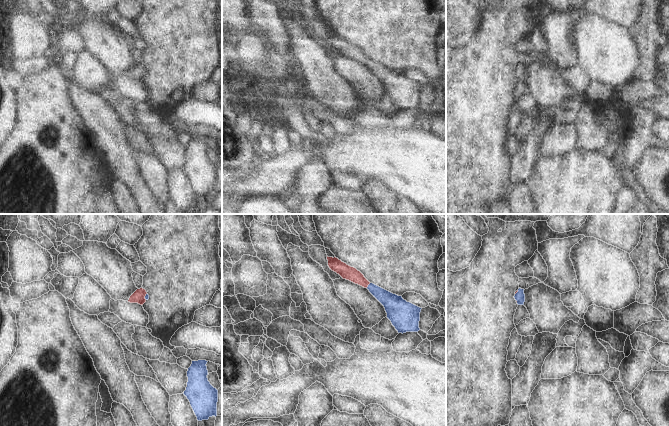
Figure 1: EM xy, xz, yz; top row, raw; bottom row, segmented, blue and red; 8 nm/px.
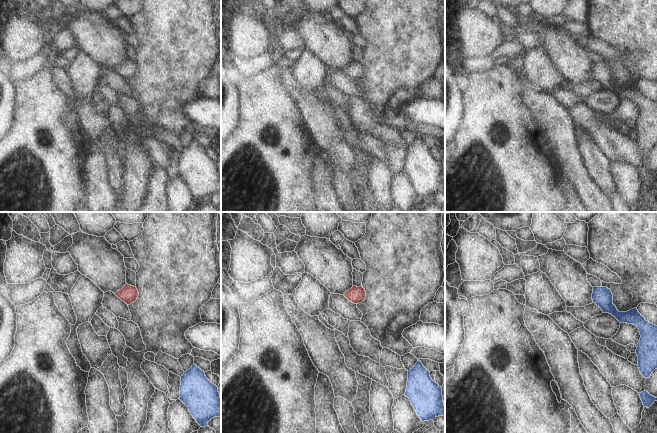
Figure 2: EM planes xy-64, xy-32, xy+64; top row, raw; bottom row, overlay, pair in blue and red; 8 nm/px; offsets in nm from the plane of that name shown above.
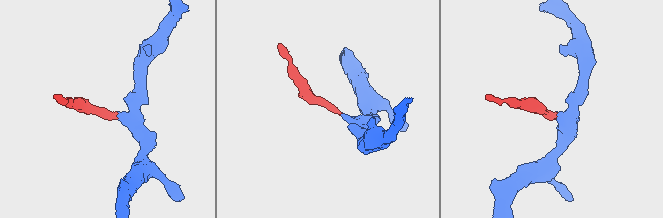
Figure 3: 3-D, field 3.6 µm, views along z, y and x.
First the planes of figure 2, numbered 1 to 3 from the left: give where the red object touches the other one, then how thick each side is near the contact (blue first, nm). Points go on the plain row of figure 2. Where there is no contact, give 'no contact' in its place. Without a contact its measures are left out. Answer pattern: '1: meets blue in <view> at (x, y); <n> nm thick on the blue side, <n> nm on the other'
1: no contact
2: no contact
3: no contact

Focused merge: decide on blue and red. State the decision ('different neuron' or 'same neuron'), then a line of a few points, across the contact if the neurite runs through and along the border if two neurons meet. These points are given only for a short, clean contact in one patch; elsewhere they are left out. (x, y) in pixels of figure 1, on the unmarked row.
same neuron; line xz (392, 79), (368, 61), (347, 48)

